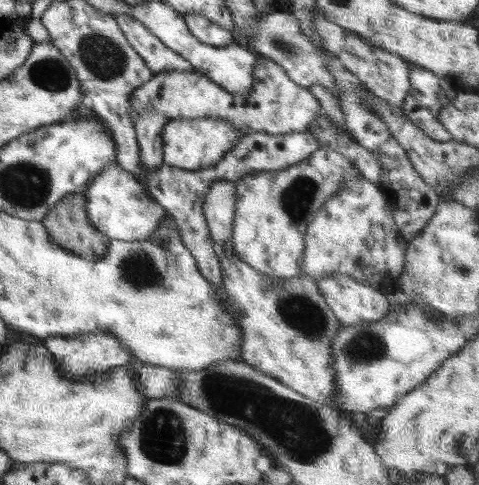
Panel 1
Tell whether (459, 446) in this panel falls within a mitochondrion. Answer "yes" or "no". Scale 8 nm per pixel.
no

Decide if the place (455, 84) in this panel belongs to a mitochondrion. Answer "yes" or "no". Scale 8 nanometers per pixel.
no

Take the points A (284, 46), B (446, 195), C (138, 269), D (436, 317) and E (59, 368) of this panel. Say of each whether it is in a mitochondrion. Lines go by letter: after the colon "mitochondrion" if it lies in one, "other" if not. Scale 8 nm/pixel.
A: mitochondrion
B: other
C: mitochondrion
D: other
E: other

